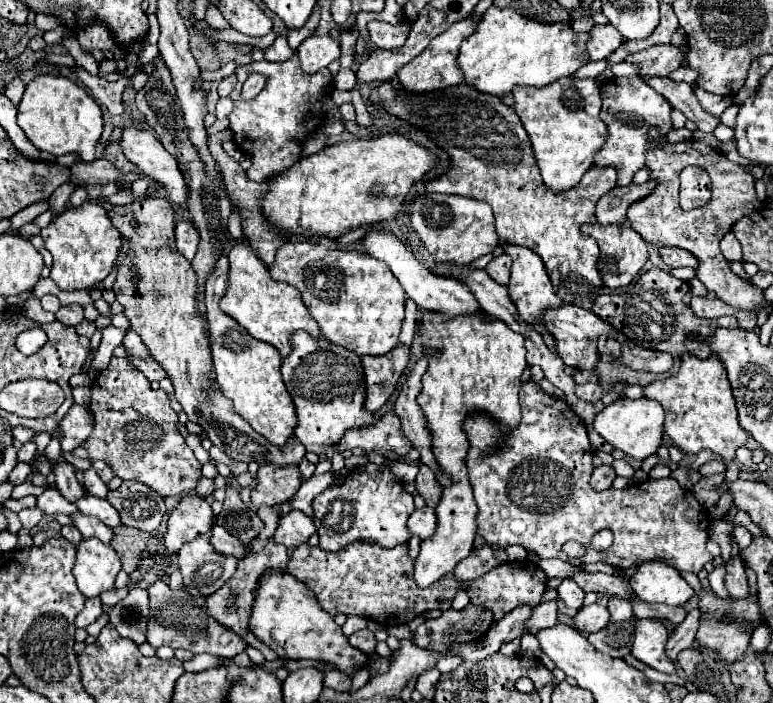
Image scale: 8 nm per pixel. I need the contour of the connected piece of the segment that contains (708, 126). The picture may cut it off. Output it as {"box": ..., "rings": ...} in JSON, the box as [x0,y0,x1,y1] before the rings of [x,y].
{"box":[644,77,722,149],"rings":[[[648,77],[648,79],[644,79],[644,81],[646,81],[654,91],[658,91],[660,95],[664,95],[674,109],[686,113],[686,117],[698,125],[700,131],[694,133],[696,139],[700,139],[702,143],[706,143],[706,145],[710,145],[710,147],[716,147],[716,149],[722,147],[722,143],[712,135],[712,131],[714,131],[722,121],[720,121],[720,117],[714,117],[714,115],[710,115],[710,113],[706,113],[706,111],[702,109],[702,105],[698,103],[698,99],[696,99],[696,95],[694,95],[694,91],[692,91],[692,85],[688,85],[688,83],[674,83],[674,81],[660,79],[660,77],[652,77],[652,79]]]}

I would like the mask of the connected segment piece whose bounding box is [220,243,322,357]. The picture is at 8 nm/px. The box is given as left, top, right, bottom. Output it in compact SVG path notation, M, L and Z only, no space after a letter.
M236 243L228 259L230 259L230 273L228 273L230 285L228 285L226 295L220 299L220 309L228 313L230 317L234 317L250 335L274 345L282 357L286 357L292 349L290 347L292 333L302 329L310 333L314 339L322 337L318 323L310 317L298 289L294 289L288 283L274 281L266 265L256 257L254 249L248 243Z

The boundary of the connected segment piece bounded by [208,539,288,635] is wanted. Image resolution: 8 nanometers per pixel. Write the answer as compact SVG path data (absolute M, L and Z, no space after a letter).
M268 539L268 543L264 545L264 549L260 553L256 551L248 551L244 559L238 561L236 565L236 573L226 581L224 587L220 587L214 595L208 597L208 613L222 623L224 627L232 629L238 635L244 635L248 631L248 621L250 621L250 609L254 603L254 593L256 593L256 585L262 573L266 573L268 569L282 569L286 571L286 563L288 563L288 553L286 553L286 545L276 545L272 539Z

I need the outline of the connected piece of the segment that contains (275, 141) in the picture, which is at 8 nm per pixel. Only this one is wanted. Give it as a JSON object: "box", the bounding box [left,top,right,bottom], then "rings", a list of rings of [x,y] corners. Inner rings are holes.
{"box":[228,57,332,181],"rings":[[[296,57],[282,61],[282,63],[268,63],[268,61],[254,61],[250,65],[236,69],[238,83],[230,95],[234,101],[234,111],[228,115],[230,131],[234,135],[236,145],[250,153],[252,167],[246,171],[250,181],[264,181],[272,173],[286,169],[296,161],[302,153],[304,139],[318,129],[324,119],[324,97],[332,83],[332,73],[328,69],[320,69],[314,75],[306,75],[300,69],[300,61]],[[250,73],[262,73],[268,77],[268,83],[260,95],[246,101],[240,97],[242,83]]]}

